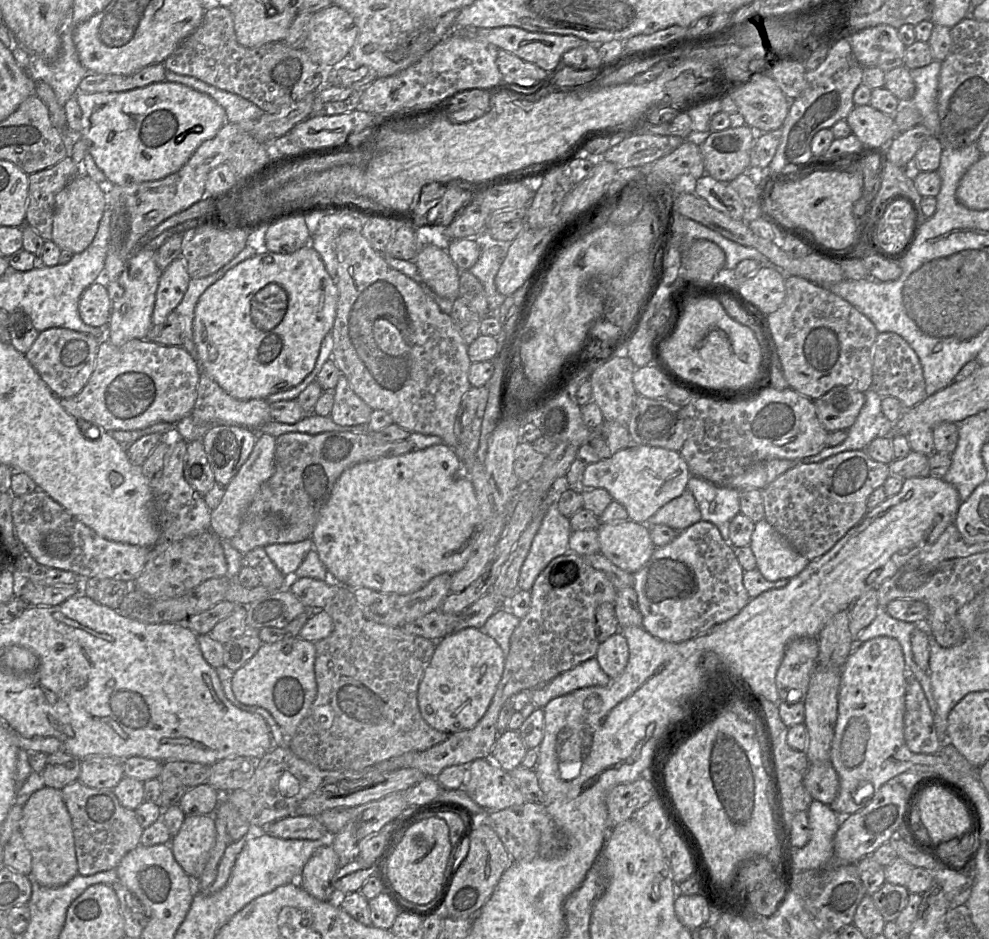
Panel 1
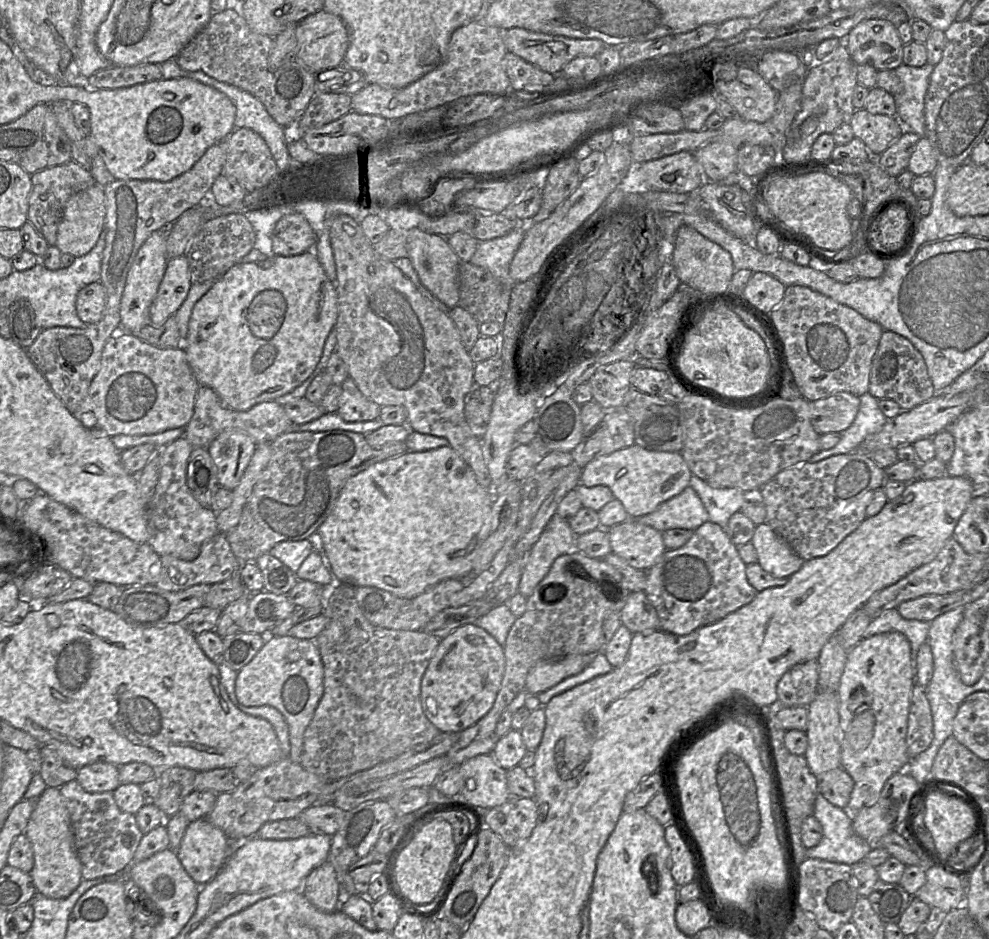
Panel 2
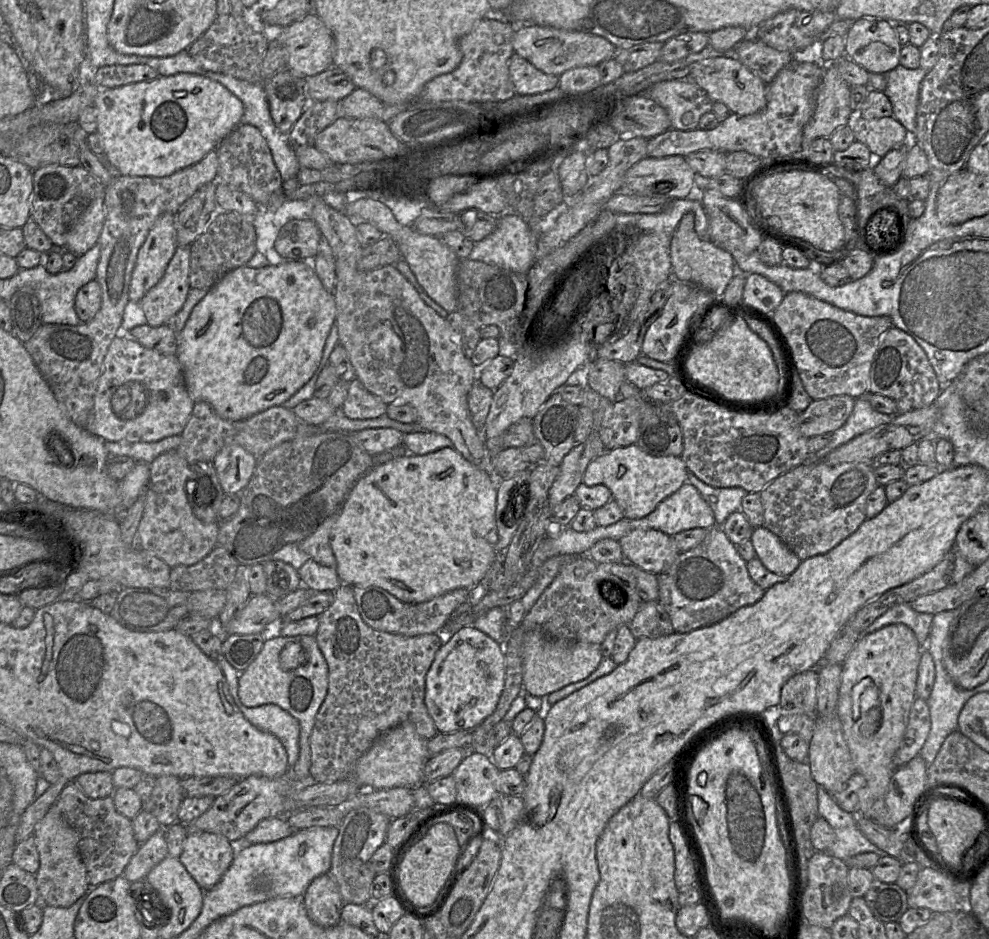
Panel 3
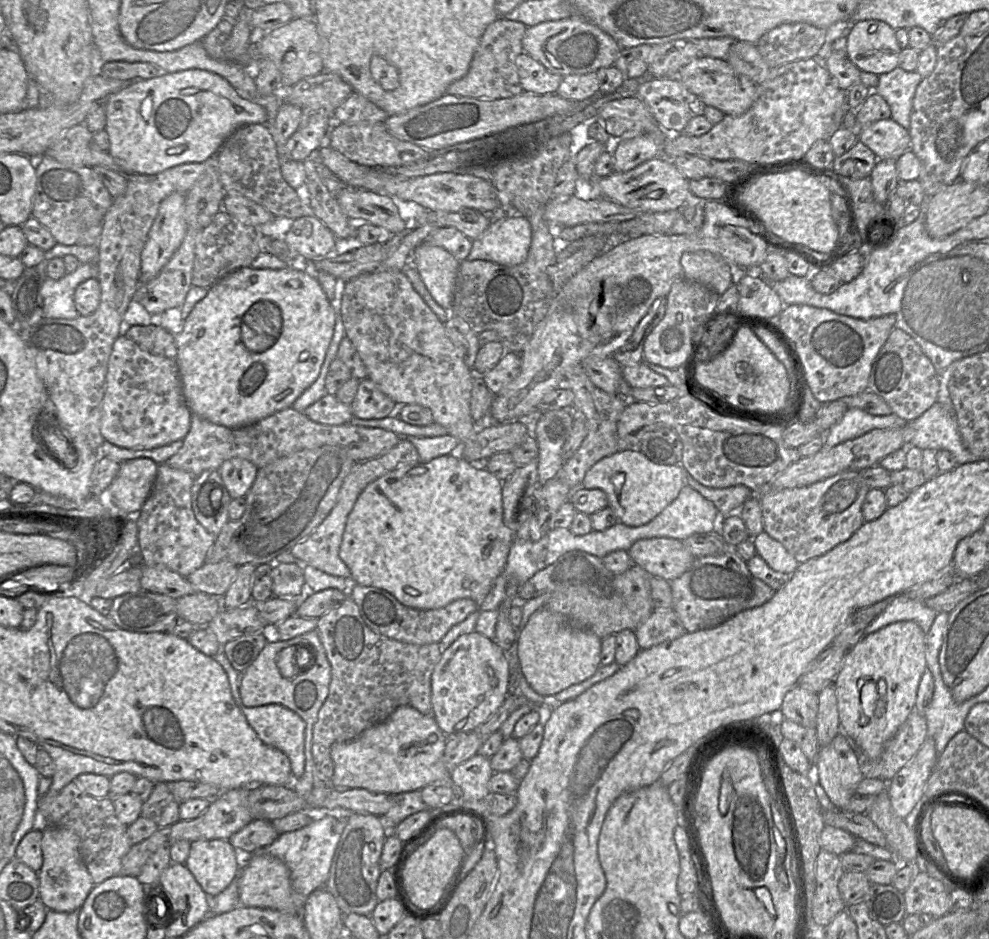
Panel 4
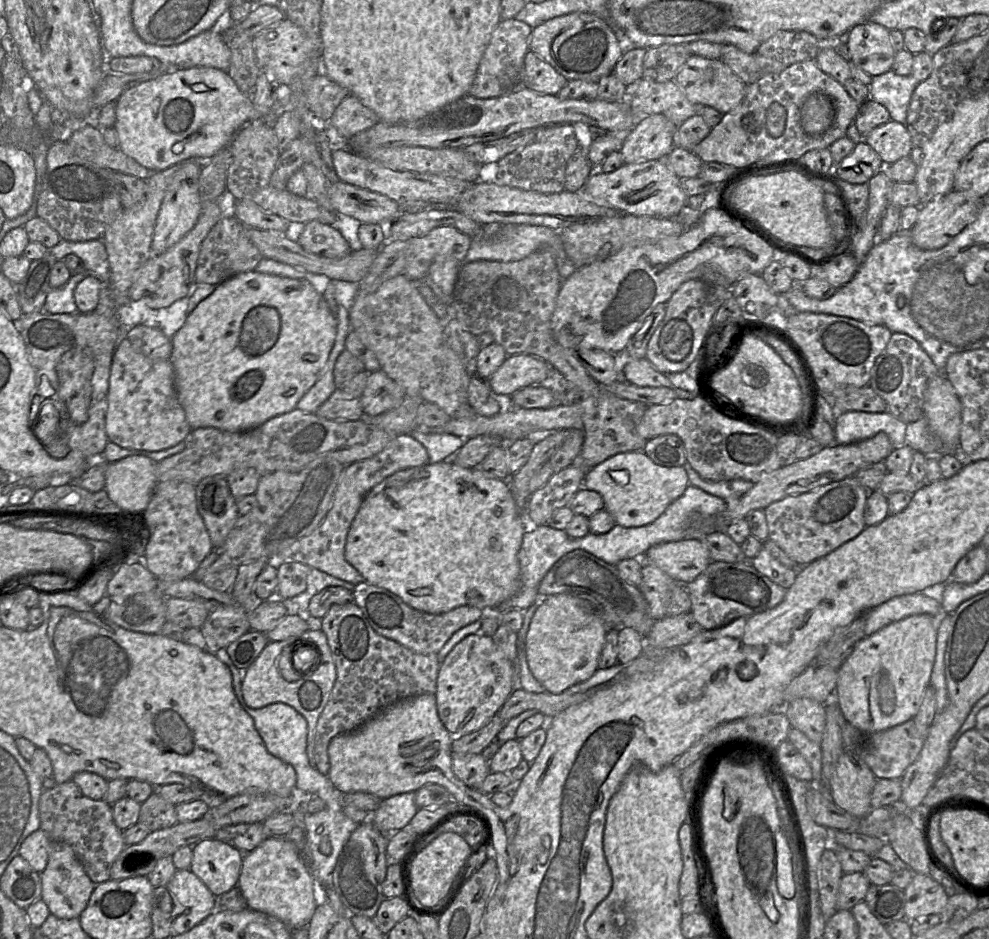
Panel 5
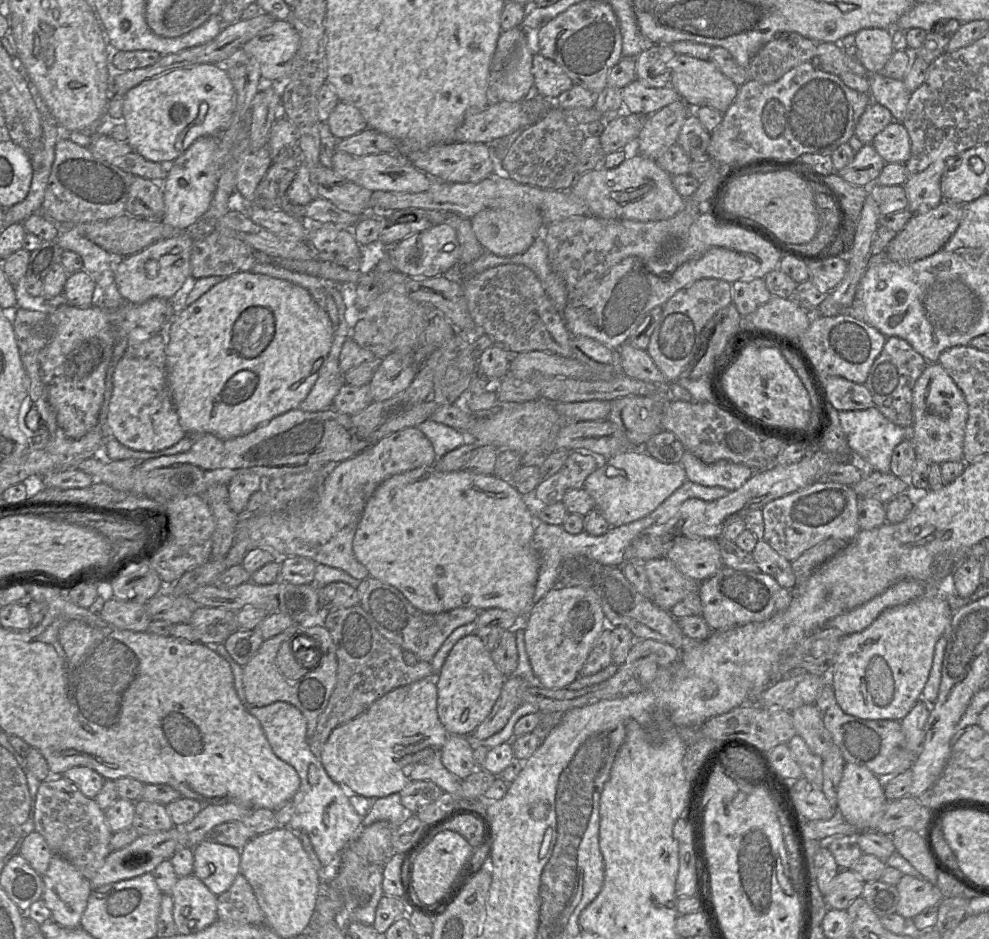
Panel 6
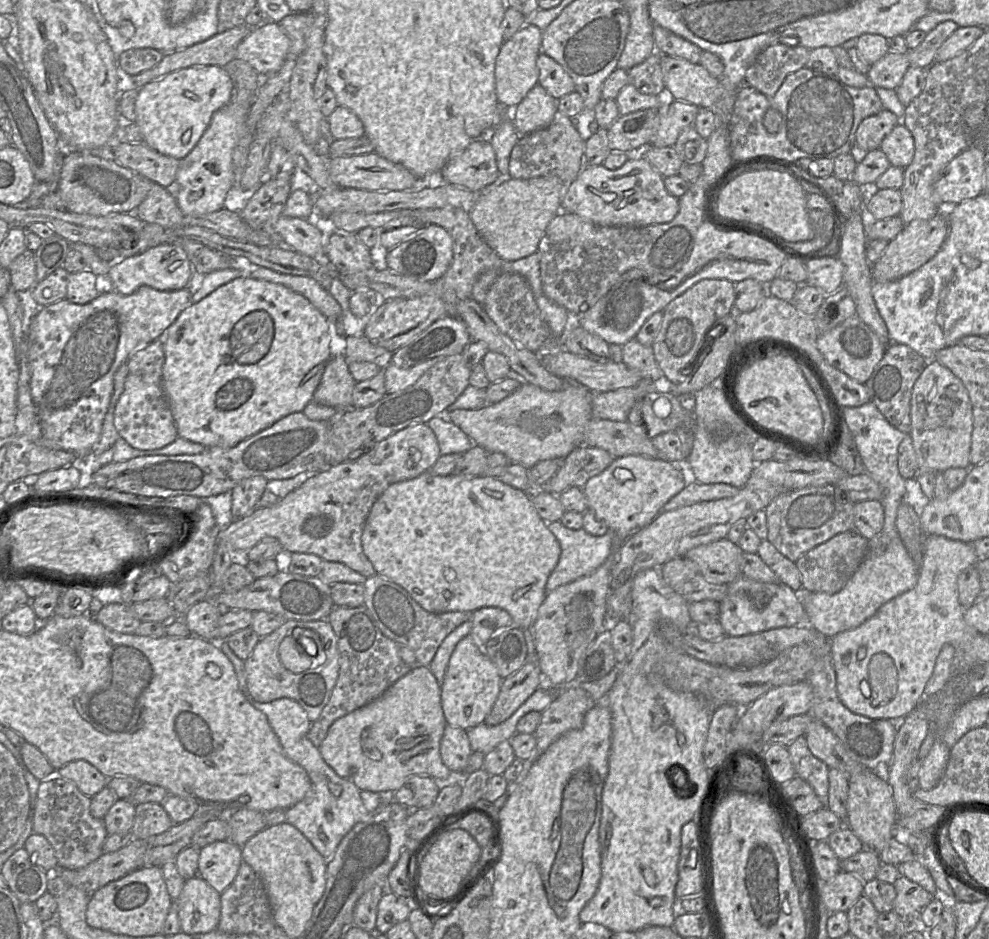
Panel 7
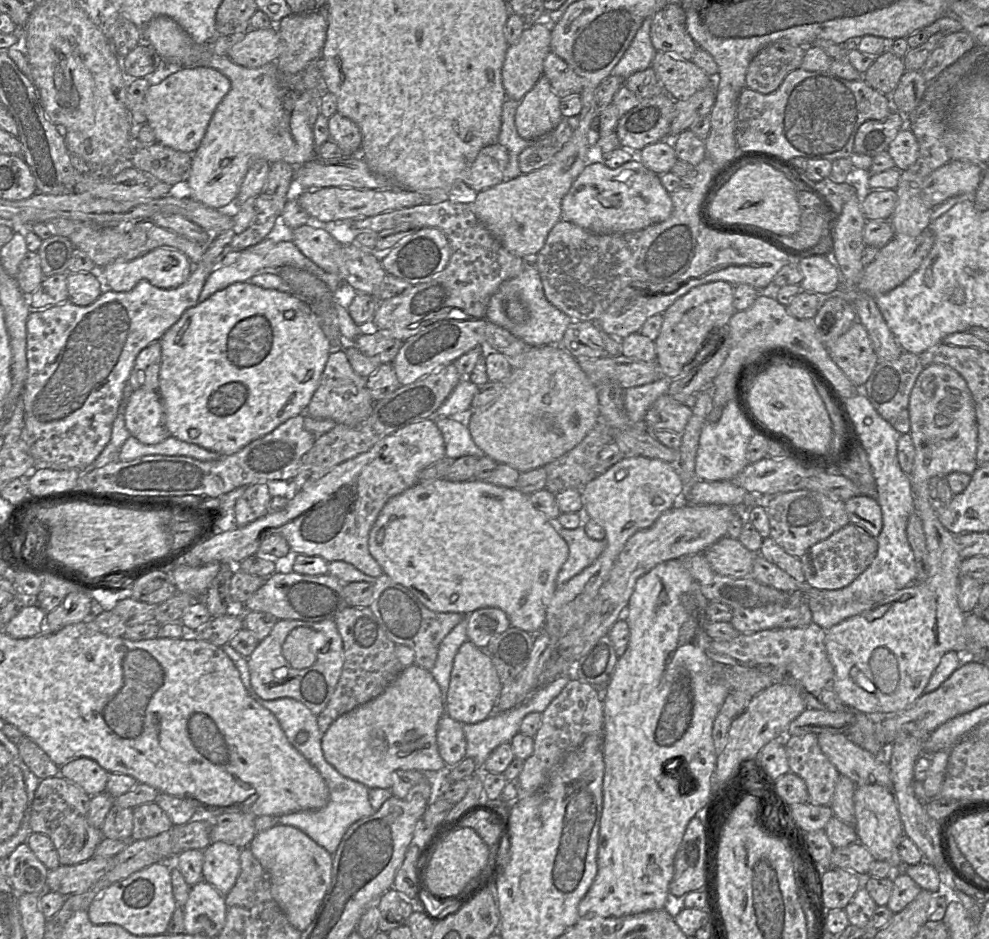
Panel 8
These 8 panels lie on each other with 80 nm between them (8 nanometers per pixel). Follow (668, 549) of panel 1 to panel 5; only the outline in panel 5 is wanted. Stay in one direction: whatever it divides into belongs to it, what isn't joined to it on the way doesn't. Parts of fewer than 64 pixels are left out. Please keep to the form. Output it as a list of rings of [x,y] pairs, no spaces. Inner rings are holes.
[[[711,561],[692,582],[685,585],[691,600],[690,614],[703,630],[716,629],[731,621],[776,607],[787,589],[757,571],[750,561]]]

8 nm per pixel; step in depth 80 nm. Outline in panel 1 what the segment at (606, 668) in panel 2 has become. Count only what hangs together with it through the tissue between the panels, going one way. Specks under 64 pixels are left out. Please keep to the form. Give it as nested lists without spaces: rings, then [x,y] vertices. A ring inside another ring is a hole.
[[[593,657],[533,689],[531,702],[536,705],[536,709],[544,708],[558,696],[586,687],[604,687],[611,681],[612,679],[602,670],[596,657]]]

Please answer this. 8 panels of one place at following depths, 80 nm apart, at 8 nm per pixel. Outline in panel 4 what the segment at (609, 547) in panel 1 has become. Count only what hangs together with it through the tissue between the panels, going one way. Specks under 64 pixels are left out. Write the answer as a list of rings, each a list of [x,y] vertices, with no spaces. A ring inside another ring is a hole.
[[[666,537],[638,540],[627,552],[636,565],[669,581],[680,577],[695,558],[682,540]]]

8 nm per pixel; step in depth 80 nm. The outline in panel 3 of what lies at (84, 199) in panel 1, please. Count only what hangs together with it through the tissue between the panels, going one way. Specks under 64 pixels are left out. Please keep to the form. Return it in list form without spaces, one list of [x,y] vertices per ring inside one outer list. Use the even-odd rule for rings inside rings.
[[[104,198],[91,201],[66,233],[65,249],[80,257],[98,242],[105,221]]]

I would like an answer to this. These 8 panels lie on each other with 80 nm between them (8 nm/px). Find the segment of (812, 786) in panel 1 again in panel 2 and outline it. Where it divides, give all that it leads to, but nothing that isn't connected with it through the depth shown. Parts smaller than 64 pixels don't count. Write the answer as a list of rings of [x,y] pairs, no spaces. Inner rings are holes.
[[[841,767],[829,770],[817,777],[817,793],[832,805],[846,809],[854,781]]]

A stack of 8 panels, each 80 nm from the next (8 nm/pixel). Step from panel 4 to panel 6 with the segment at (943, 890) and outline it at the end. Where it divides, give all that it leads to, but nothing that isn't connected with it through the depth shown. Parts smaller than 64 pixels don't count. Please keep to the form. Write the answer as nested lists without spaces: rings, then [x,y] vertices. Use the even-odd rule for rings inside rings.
[[[903,875],[896,885],[899,894],[897,911],[911,921],[923,910],[939,905],[943,895],[937,885],[910,875]]]

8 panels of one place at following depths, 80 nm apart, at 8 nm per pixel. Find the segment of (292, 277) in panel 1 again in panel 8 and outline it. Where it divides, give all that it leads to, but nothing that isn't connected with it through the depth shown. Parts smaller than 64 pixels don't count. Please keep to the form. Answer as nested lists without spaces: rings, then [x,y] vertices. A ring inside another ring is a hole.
[[[249,282],[233,283],[212,294],[206,300],[187,309],[159,340],[161,344],[161,368],[158,392],[161,398],[164,422],[169,435],[187,443],[196,444],[219,456],[231,455],[250,442],[265,436],[288,419],[304,415],[331,353],[331,344],[324,334],[319,320],[310,306],[298,296],[265,289]]]

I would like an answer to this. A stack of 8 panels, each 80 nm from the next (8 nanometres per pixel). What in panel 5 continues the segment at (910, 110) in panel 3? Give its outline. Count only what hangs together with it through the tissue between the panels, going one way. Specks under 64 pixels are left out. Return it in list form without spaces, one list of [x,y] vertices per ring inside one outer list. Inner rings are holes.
[[[890,70],[872,77],[870,99],[885,106],[893,121],[906,125],[912,94],[919,83],[910,76],[900,76]]]

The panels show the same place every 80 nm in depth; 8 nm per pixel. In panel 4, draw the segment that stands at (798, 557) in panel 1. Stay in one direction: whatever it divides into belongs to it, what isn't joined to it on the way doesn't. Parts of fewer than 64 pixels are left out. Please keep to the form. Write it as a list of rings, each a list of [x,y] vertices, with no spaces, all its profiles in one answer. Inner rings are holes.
[[[765,531],[752,538],[756,554],[775,571],[791,575],[799,563],[794,556],[777,540]]]

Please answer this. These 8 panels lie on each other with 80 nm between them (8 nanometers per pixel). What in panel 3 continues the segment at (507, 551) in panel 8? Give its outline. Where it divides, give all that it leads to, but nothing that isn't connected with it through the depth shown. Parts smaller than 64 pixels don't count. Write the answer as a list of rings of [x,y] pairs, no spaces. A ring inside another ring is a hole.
[[[445,447],[425,455],[403,453],[396,458],[373,467],[361,476],[350,489],[344,502],[337,512],[337,519],[330,533],[330,545],[336,558],[336,572],[342,584],[358,587],[379,587],[405,603],[427,602],[449,591],[465,588],[475,592],[476,587],[485,577],[487,571],[498,555],[495,545],[498,541],[496,529],[497,480],[490,470],[475,465],[465,459],[453,447]]]

